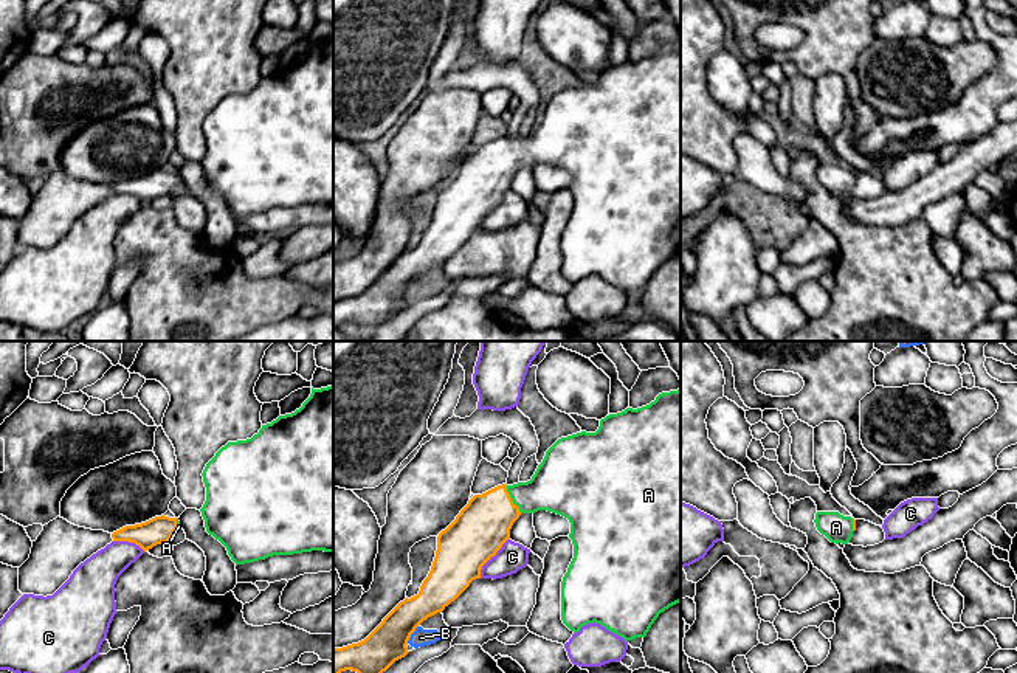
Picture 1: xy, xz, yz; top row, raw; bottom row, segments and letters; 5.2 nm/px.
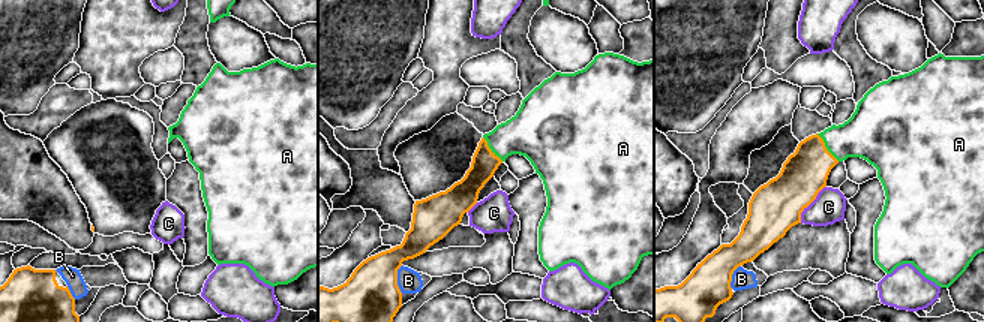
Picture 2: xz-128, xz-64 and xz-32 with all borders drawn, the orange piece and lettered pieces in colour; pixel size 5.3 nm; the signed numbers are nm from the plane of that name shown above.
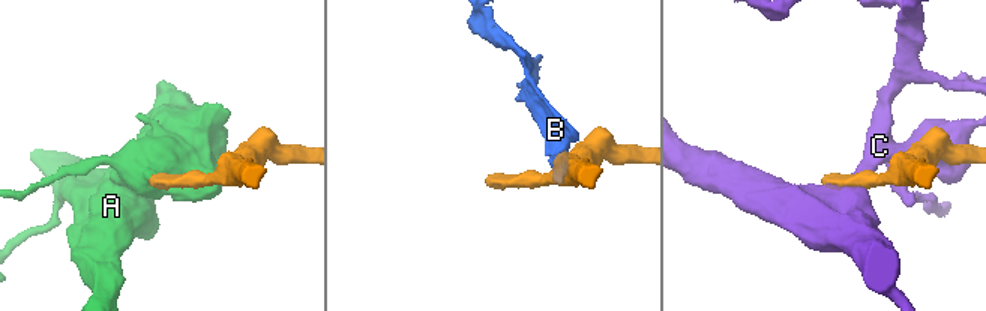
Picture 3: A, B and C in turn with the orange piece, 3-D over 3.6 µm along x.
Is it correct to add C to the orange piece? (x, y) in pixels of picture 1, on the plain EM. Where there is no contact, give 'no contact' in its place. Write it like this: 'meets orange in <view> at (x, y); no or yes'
meets orange in xz at (490, 210); no

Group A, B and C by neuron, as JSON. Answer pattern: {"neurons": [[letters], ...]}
{"neurons": [["A"], ["B"], ["C"]]}

